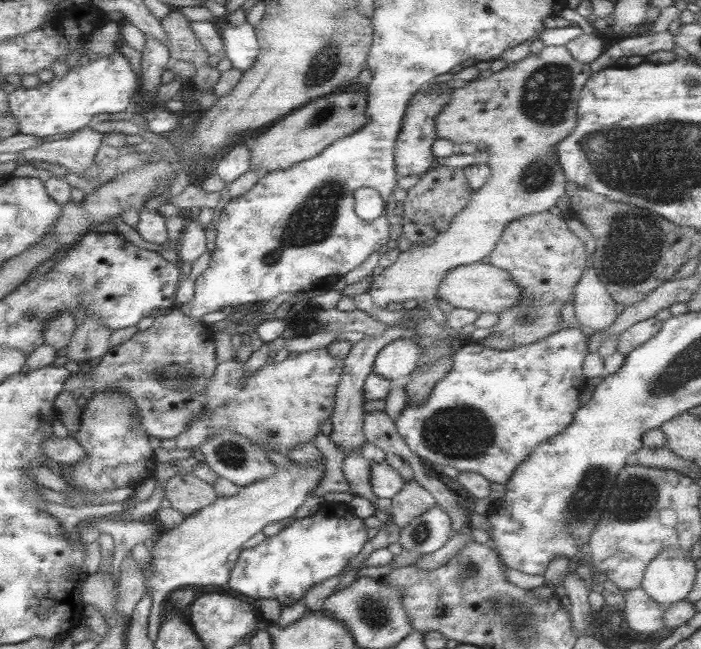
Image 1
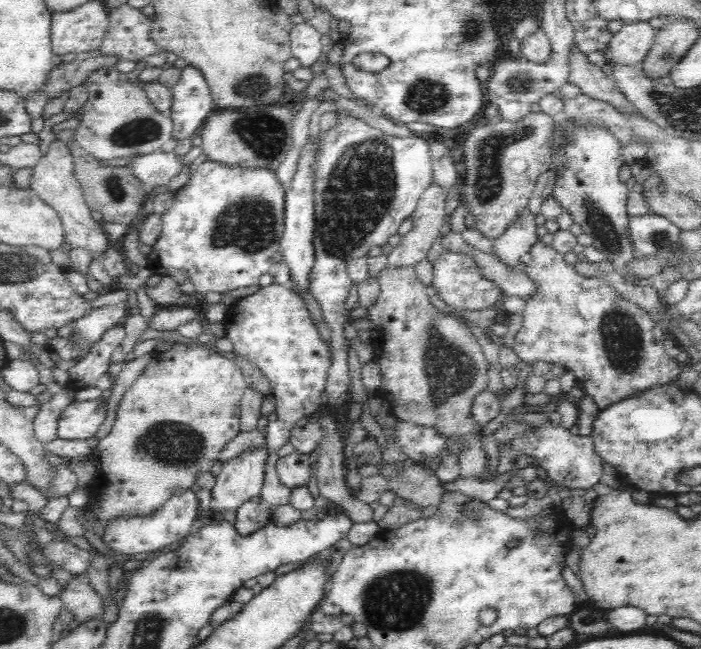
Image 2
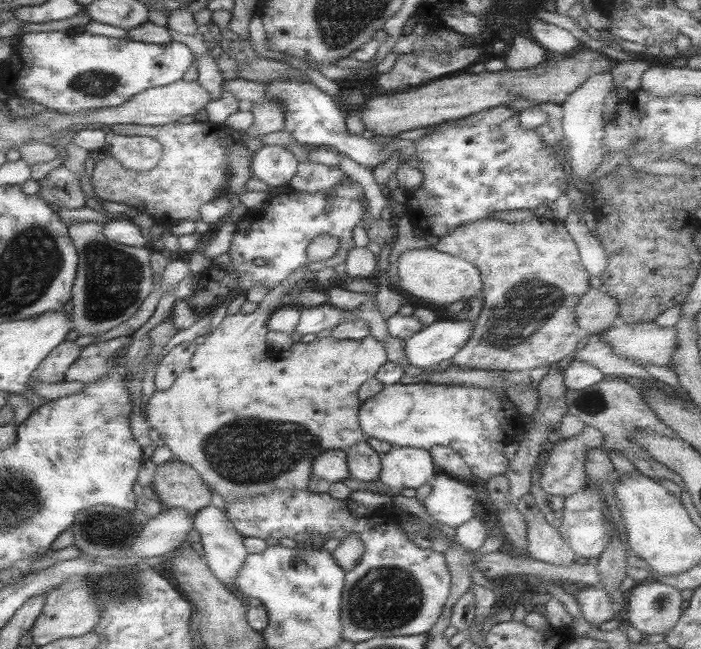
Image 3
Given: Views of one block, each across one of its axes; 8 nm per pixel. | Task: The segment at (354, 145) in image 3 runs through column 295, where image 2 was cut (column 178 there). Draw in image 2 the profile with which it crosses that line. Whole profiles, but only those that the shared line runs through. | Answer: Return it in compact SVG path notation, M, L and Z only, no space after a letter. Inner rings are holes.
M187 66L181 70L181 77L171 88L171 93L172 138L179 141L193 138L215 108L210 87L202 72Z

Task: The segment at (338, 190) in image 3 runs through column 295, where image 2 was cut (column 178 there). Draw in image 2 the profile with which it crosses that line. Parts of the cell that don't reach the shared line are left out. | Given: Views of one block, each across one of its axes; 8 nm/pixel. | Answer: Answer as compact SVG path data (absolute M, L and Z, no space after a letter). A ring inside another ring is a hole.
M211 160L202 162L196 171L191 174L187 183L179 191L174 193L172 206L161 215L162 231L158 240L151 246L151 252L146 255L147 267L156 274L168 276L173 276L178 270L185 270L189 276L189 280L194 284L195 290L202 295L206 292L223 294L223 292L236 290L236 288L242 288L242 286L258 285L258 278L260 278L262 274L269 273L270 267L274 264L272 256L279 250L279 244L283 235L285 190L286 186L278 182L274 170L268 170L267 168L246 168L245 166L226 166L221 162Z

